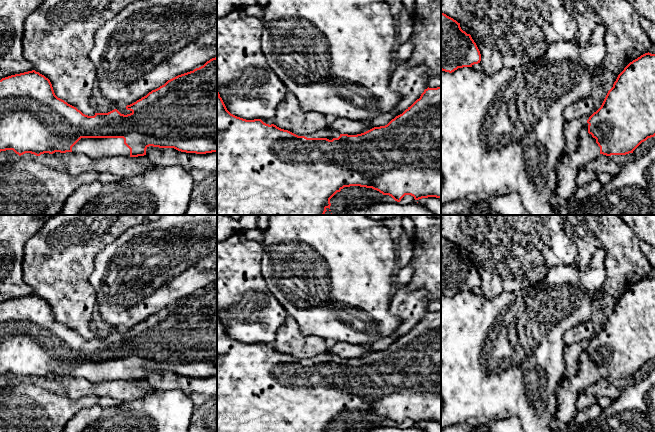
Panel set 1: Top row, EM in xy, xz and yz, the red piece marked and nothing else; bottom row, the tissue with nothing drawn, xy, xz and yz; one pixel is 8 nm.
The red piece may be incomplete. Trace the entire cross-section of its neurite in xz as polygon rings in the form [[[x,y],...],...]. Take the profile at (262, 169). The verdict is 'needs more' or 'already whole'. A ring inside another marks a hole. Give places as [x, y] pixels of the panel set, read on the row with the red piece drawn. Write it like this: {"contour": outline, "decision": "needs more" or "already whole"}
{"contour": [[[441,87],[437,88],[427,88],[421,94],[420,98],[417,99],[410,107],[408,107],[402,114],[396,116],[387,125],[374,127],[364,133],[357,135],[341,134],[340,132],[333,130],[329,127],[323,130],[317,131],[311,135],[298,136],[288,130],[281,129],[274,124],[266,124],[261,119],[246,120],[231,114],[217,89],[217,215],[324,215],[327,211],[326,209],[331,206],[330,199],[337,193],[340,192],[344,187],[350,186],[360,186],[366,188],[372,188],[379,191],[383,195],[391,196],[395,201],[400,202],[405,195],[411,195],[415,200],[428,197],[436,197],[441,199]]], "decision": "needs more"}

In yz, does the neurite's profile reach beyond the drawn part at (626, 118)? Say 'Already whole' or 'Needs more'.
Needs more

